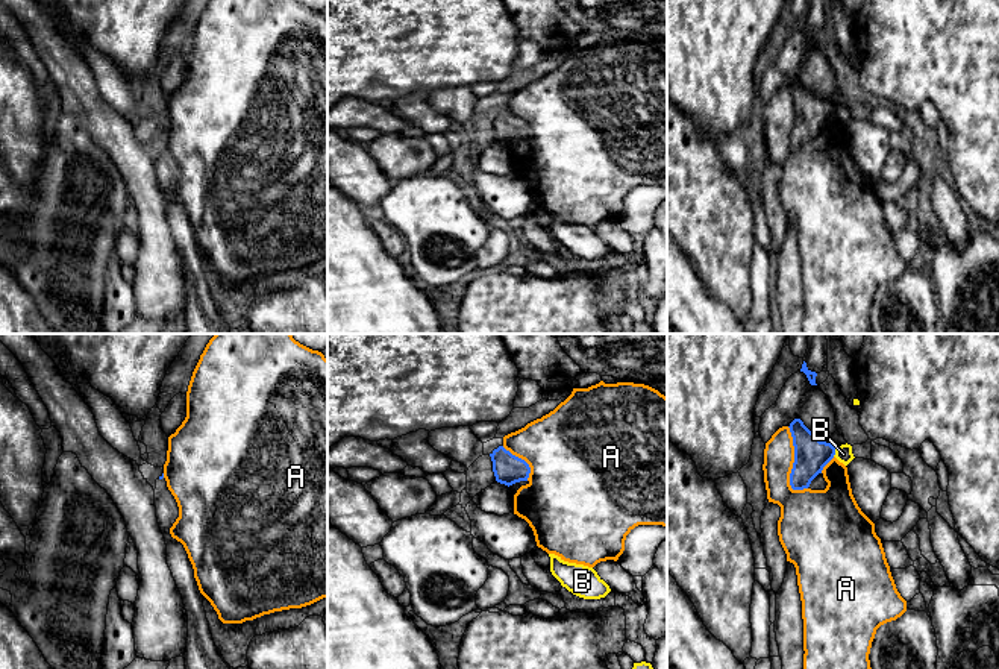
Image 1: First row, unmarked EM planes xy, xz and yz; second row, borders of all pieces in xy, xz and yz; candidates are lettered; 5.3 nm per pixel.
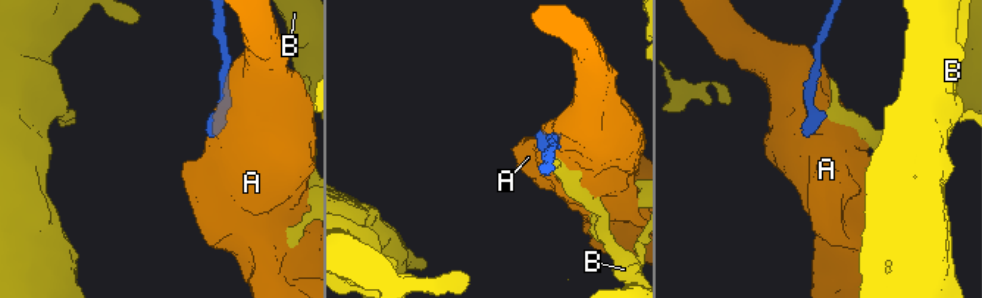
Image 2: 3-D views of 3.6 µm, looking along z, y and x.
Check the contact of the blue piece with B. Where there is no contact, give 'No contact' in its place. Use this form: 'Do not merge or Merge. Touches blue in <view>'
Do not merge. Touches blue in yz

